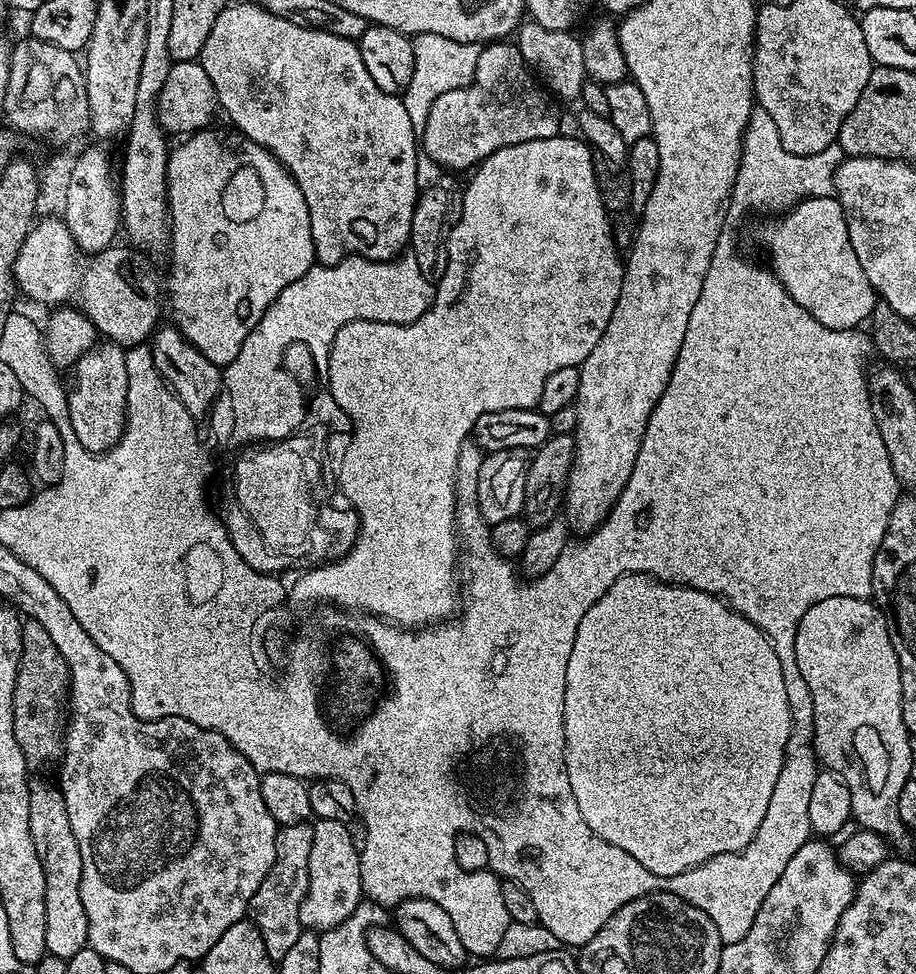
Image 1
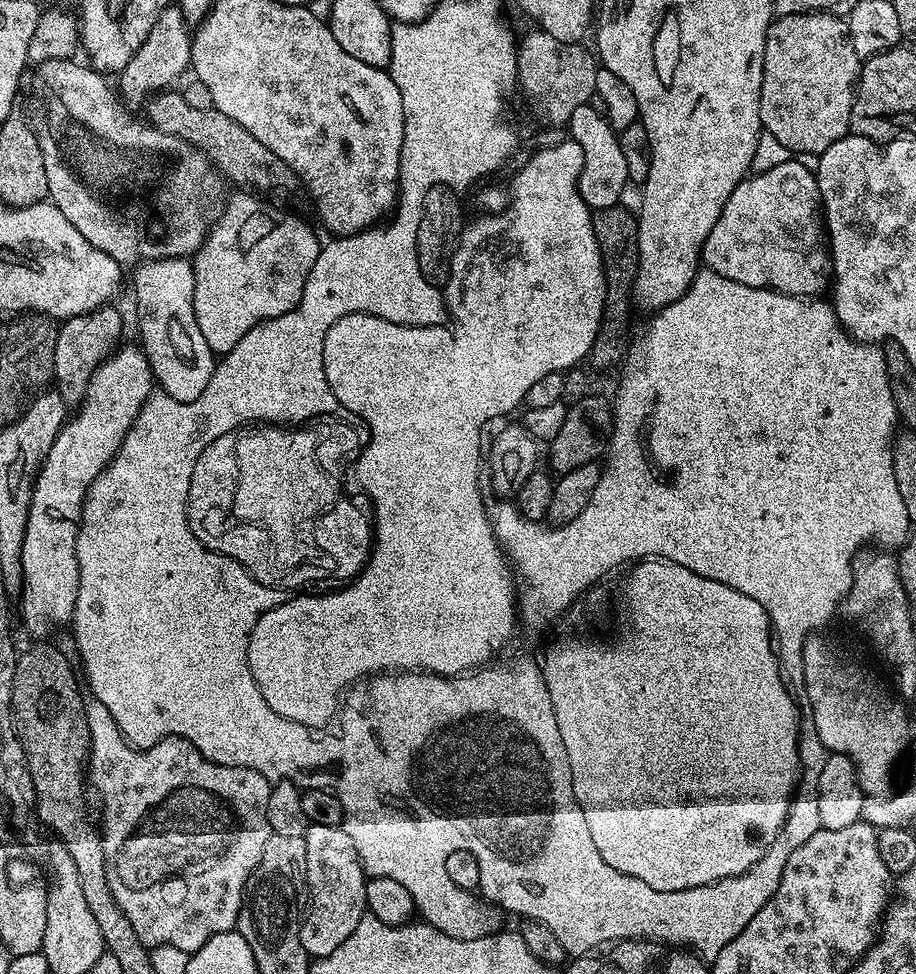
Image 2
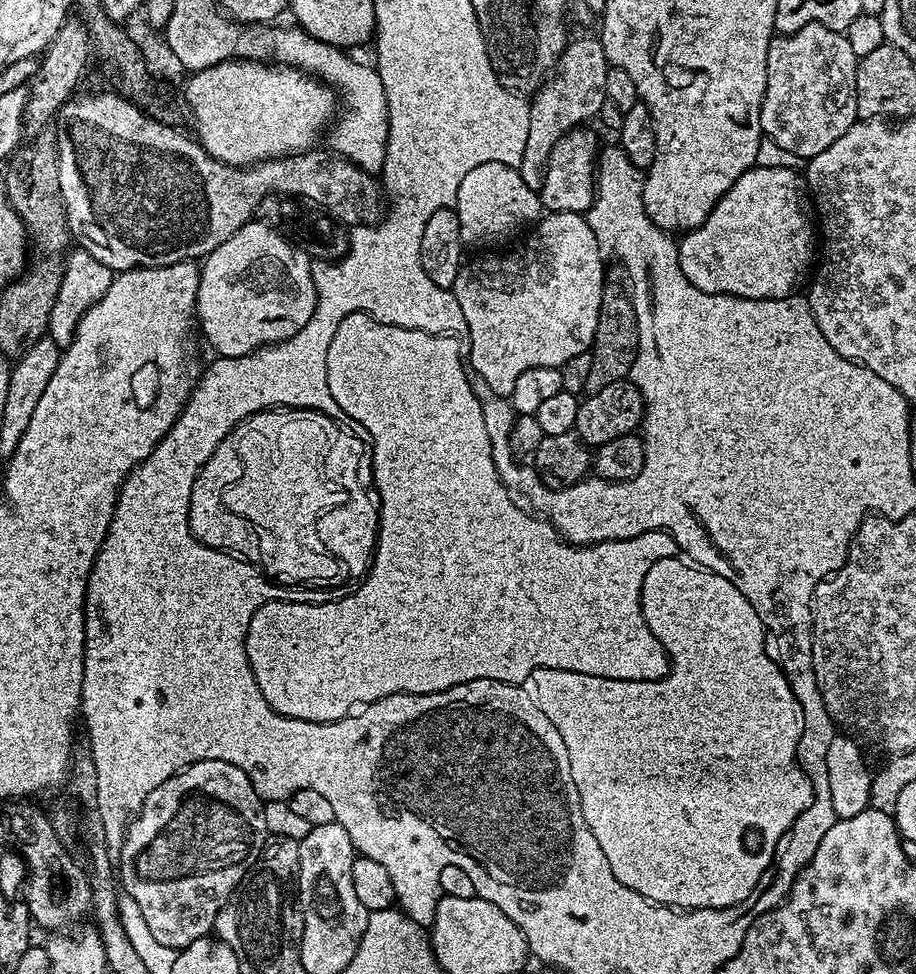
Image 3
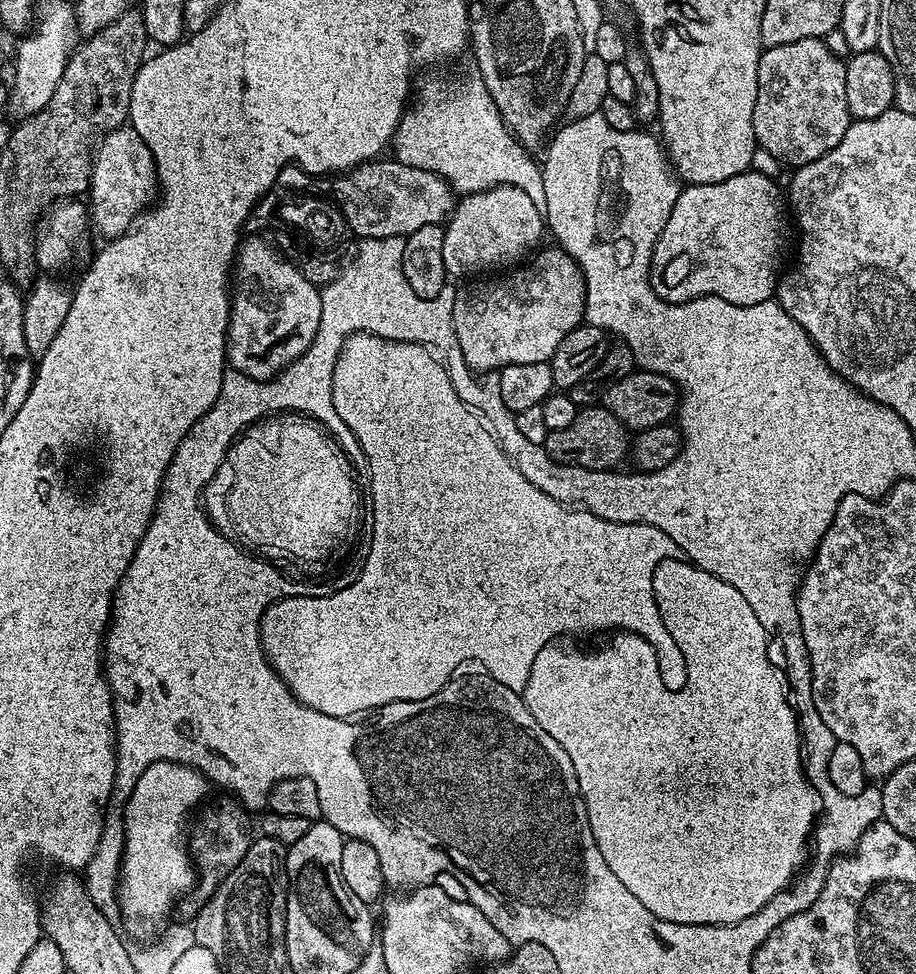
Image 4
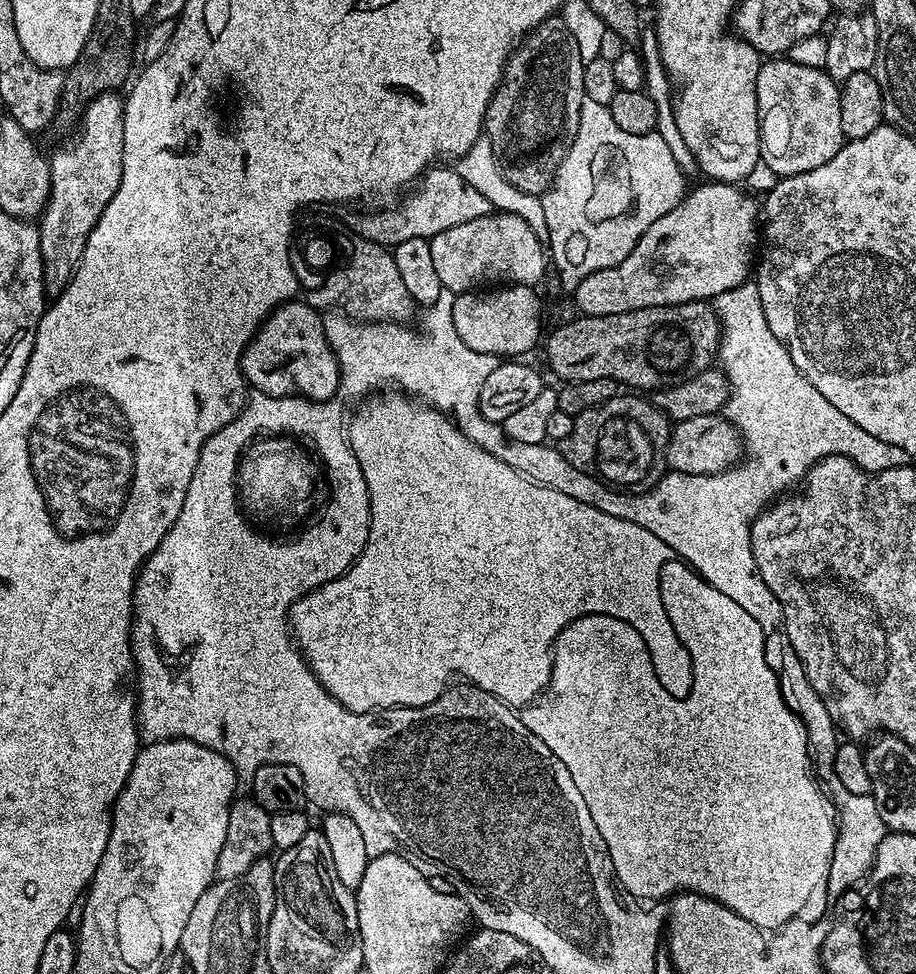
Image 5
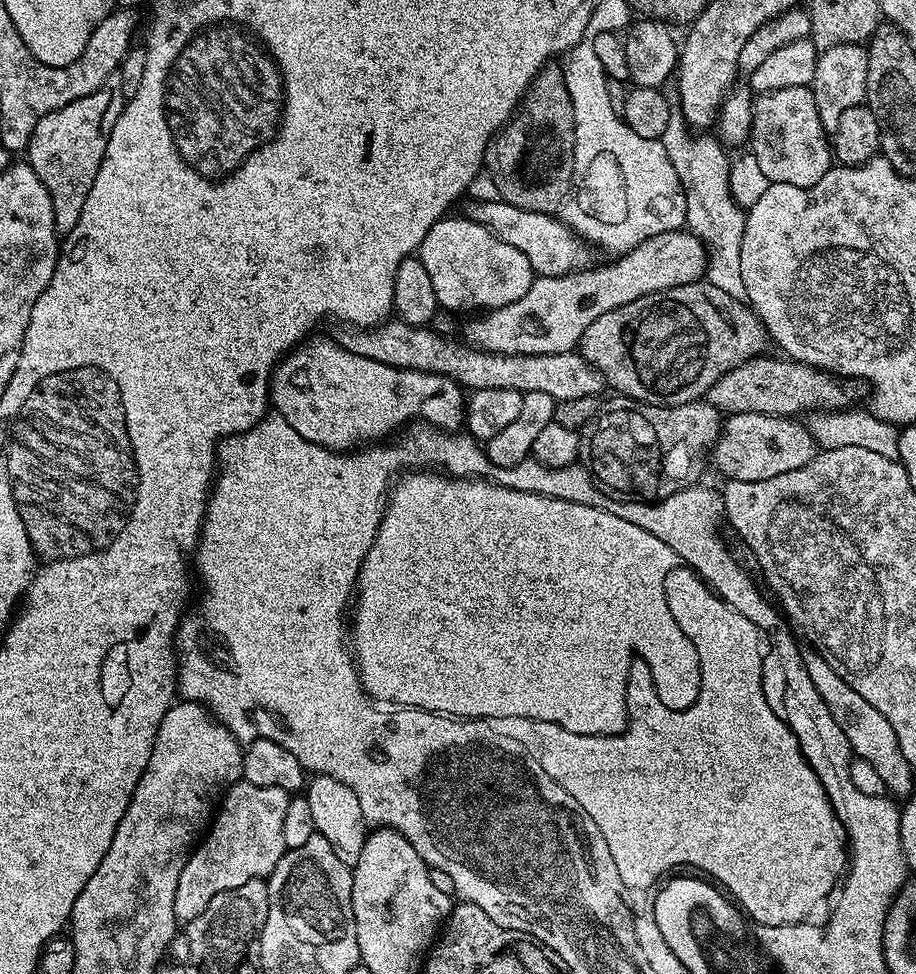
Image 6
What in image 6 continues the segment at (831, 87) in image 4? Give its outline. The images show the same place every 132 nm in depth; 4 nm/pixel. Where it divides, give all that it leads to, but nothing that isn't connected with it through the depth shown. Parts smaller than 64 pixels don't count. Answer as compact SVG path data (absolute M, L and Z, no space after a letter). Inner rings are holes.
M786 86L773 92L762 92L755 97L752 105L752 131L750 133L750 155L758 158L762 174L766 174L769 184L789 184L809 188L833 167L834 157L826 129L818 118L818 108L814 106L811 87Z

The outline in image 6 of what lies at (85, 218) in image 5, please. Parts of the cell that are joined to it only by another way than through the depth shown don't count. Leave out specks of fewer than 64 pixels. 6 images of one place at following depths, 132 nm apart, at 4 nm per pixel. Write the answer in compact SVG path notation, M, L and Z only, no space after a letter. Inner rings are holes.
M113 78L94 90L94 94L86 94L86 98L62 106L62 110L46 114L46 118L34 126L28 139L26 162L50 194L57 233L67 234L78 223L86 194L90 194L90 186L94 186L94 178L98 178L98 166L102 166L106 142L110 142L110 130L114 130L114 122L118 122L125 103L120 81Z

